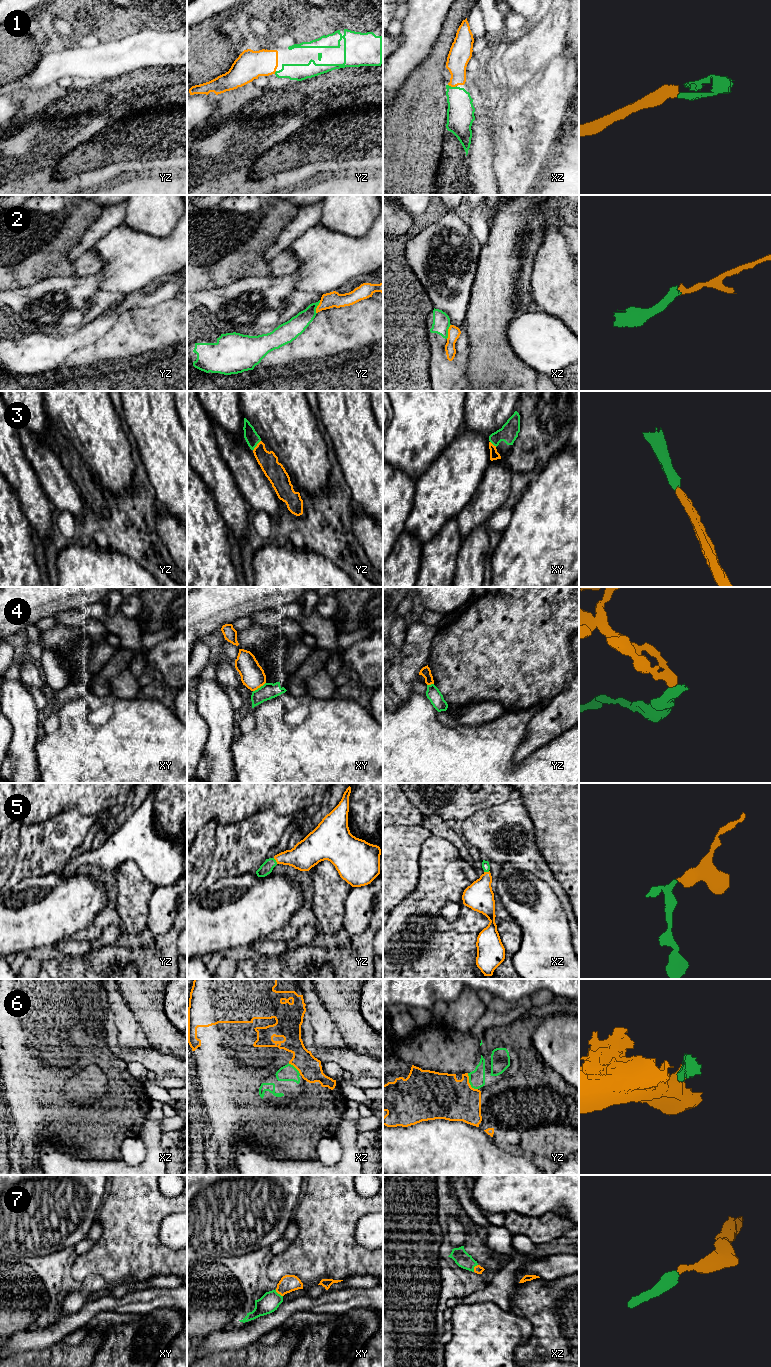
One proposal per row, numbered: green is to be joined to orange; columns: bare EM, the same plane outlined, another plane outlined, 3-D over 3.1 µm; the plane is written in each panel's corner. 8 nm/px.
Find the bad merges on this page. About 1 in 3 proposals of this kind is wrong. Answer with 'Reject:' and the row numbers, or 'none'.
Reject: 2, 4, 6

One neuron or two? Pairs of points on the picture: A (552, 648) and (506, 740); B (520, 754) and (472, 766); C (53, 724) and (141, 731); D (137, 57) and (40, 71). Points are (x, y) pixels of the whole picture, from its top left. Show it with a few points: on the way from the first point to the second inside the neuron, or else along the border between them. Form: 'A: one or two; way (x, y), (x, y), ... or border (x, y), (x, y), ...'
A: two; border (532, 705), (526, 709), (504, 711)
B: two; border (524, 735), (513, 755), (513, 762), (515, 764)
C: two; border (54, 712), (58, 717), (58, 727), (45, 734)
D: one; way (113, 57), (78, 54), (64, 63)

